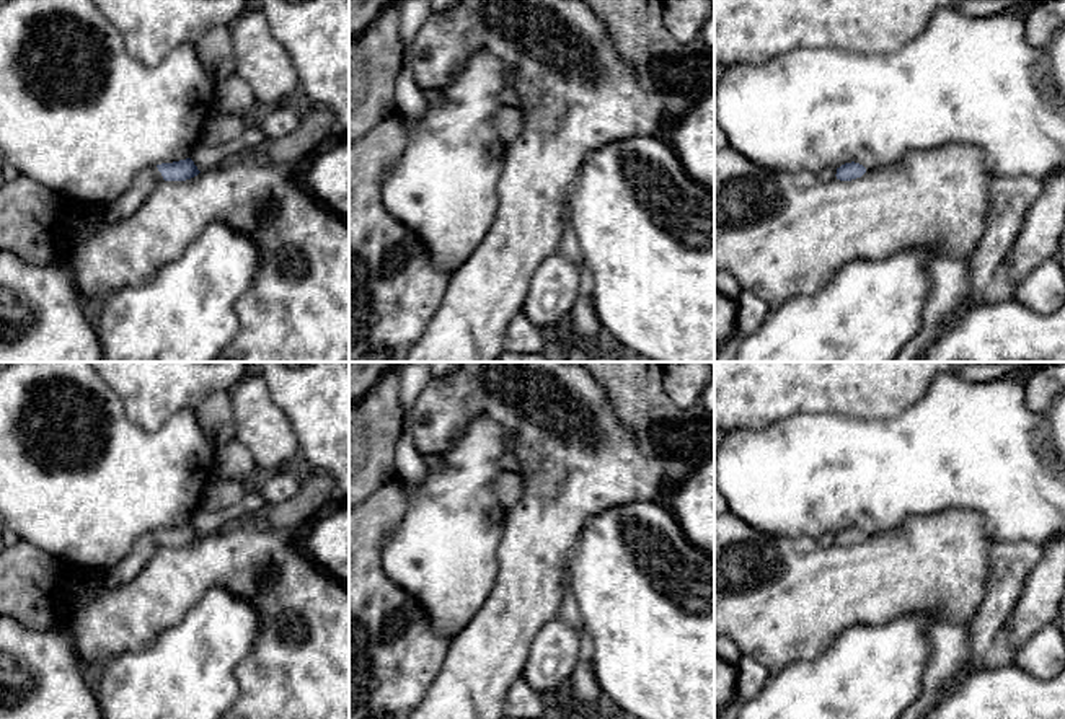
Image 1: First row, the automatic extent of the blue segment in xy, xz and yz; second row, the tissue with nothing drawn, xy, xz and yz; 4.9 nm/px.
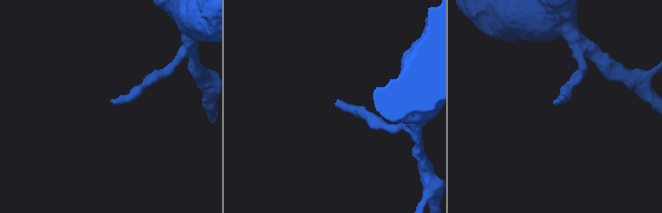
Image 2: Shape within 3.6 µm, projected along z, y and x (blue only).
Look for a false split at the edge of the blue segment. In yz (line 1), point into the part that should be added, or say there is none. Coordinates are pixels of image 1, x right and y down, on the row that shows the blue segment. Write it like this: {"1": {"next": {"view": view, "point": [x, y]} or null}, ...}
{"1": {"next": null}}

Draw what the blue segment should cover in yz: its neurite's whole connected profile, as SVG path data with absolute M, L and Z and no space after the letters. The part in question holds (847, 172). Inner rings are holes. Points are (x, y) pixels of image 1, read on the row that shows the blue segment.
M845 163L840 168L837 168L837 179L840 181L851 181L856 178L861 178L866 173L866 168L860 163Z

